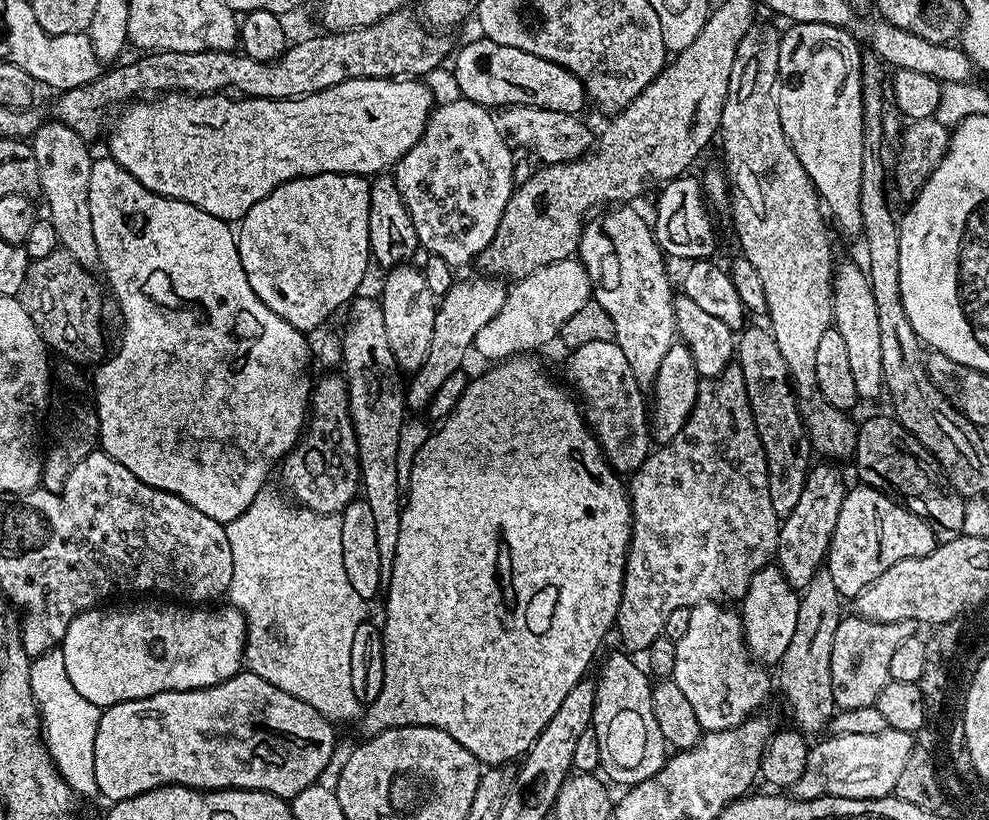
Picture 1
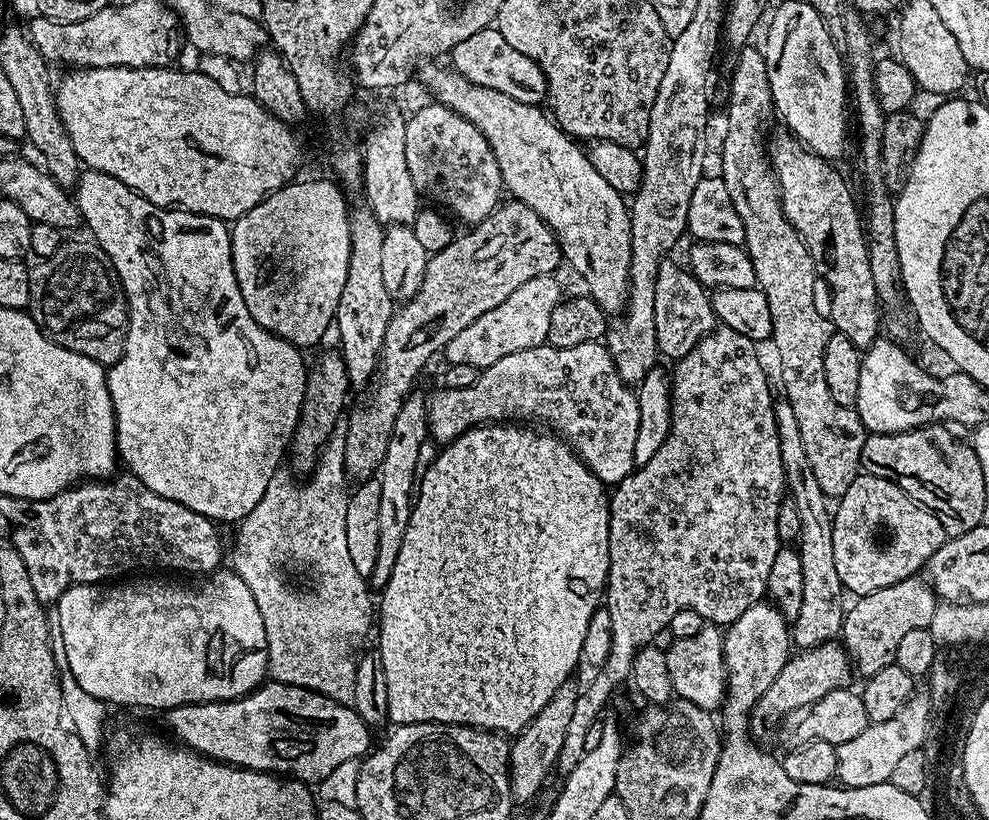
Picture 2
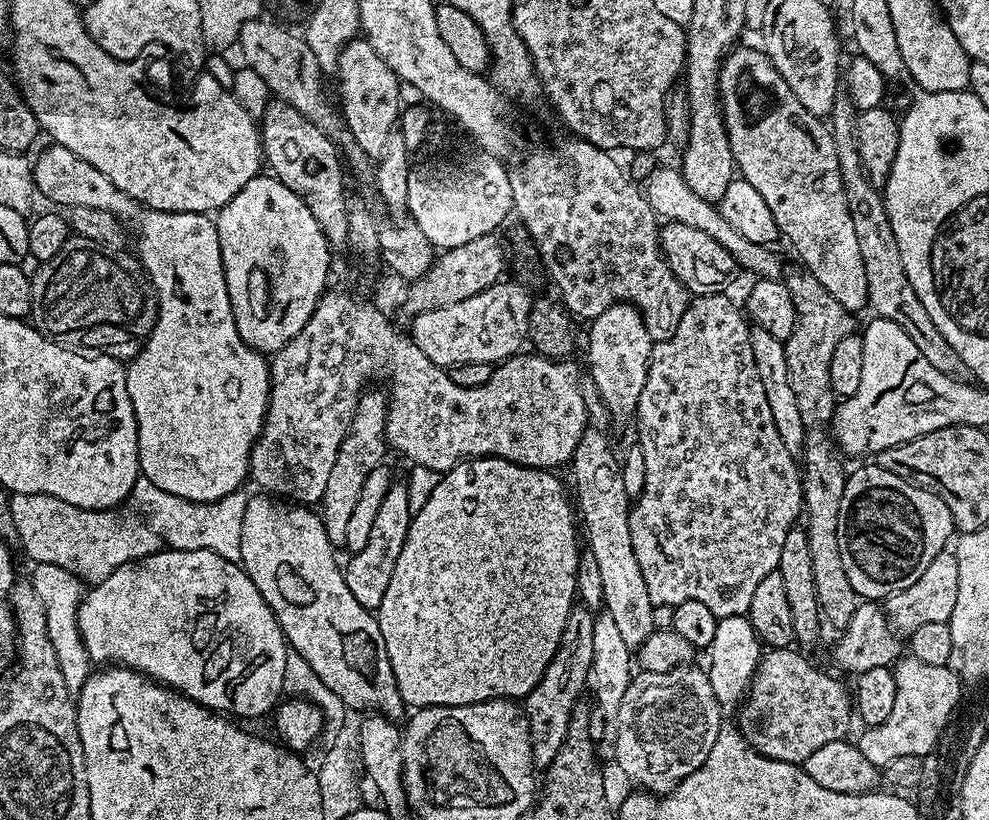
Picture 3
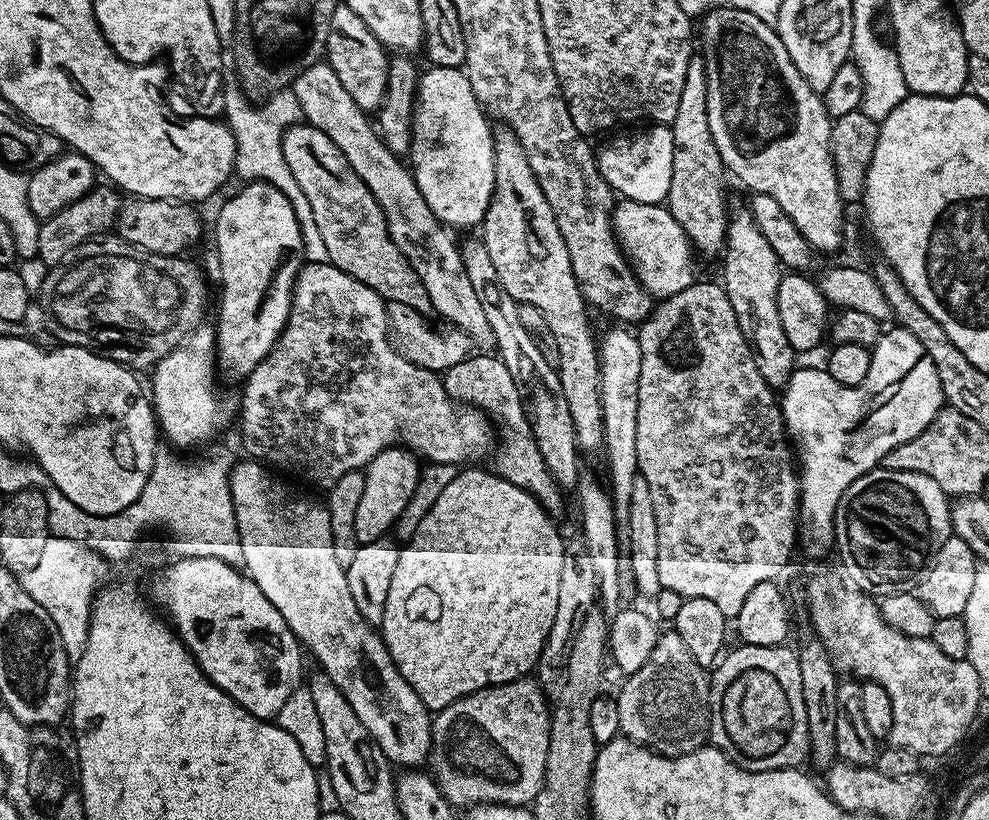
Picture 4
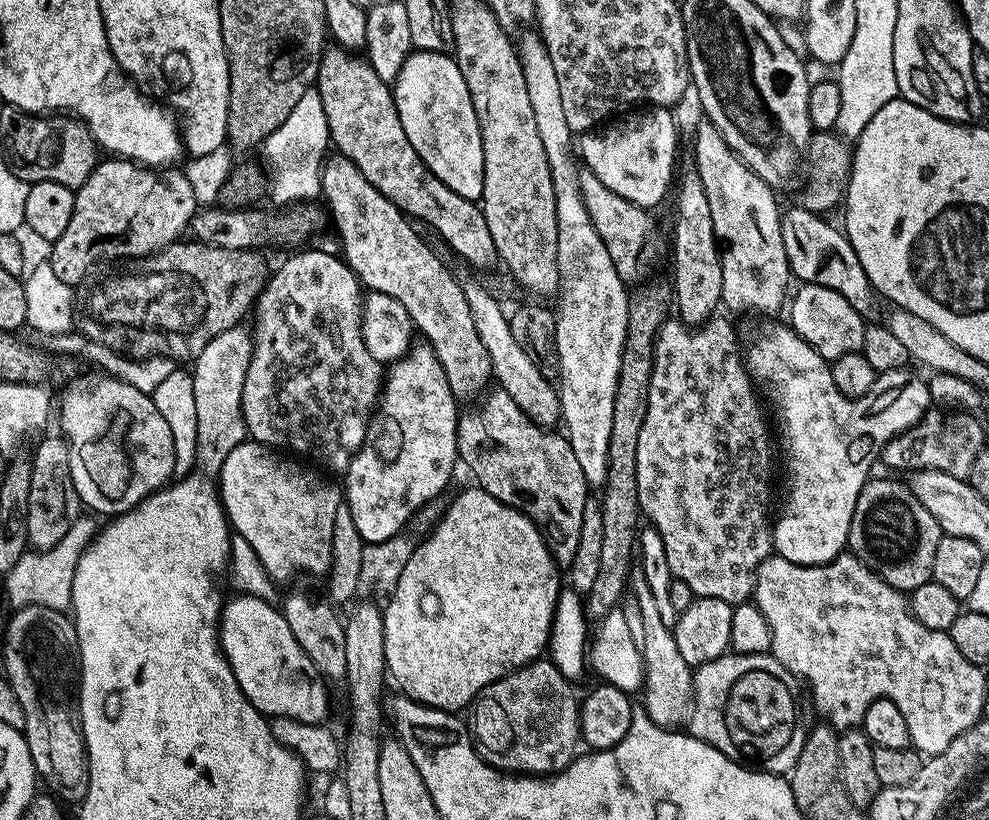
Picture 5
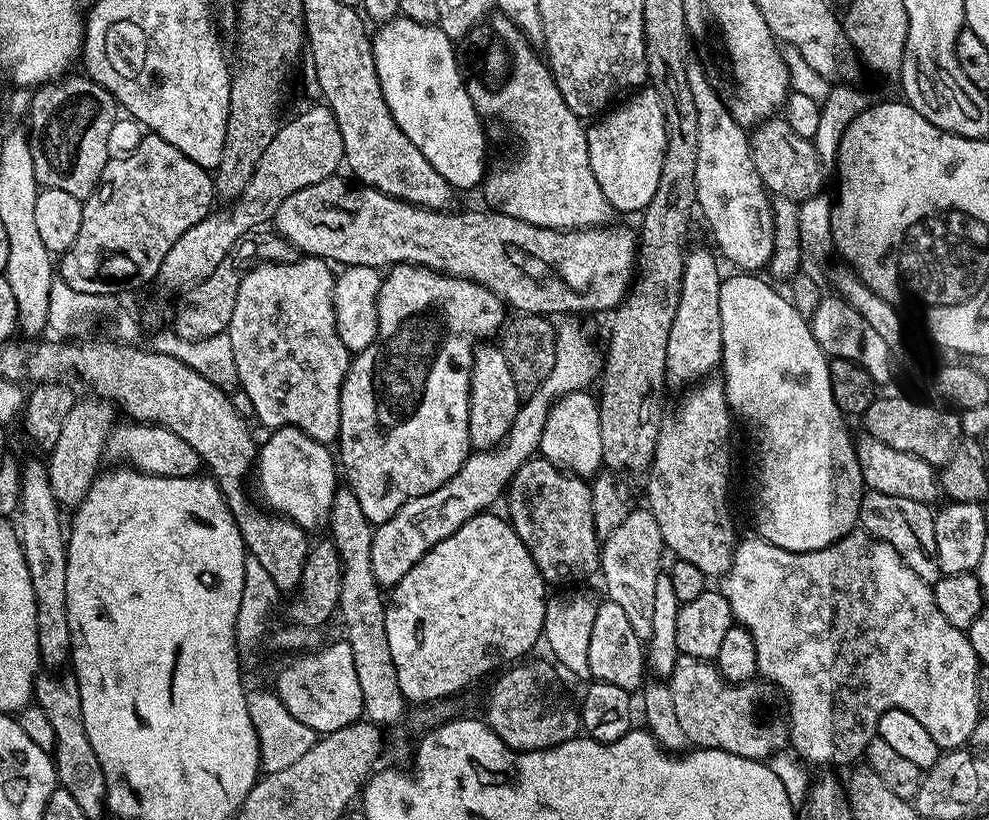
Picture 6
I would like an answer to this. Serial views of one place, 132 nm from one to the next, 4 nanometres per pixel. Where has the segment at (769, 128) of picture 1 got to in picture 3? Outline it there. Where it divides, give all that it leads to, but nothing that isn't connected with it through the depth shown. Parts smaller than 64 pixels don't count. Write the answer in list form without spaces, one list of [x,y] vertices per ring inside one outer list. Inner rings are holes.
[[[807,270],[799,271],[786,280],[794,302],[796,325],[790,338],[784,341],[784,349],[786,366],[790,366],[790,386],[794,386],[794,398],[798,398],[798,410],[802,410],[804,427],[802,512],[806,520],[808,516],[806,527],[810,542],[810,563],[814,566],[814,586],[818,590],[823,619],[827,623],[829,620],[836,630],[843,630],[850,618],[854,618],[854,610],[862,600],[857,596],[854,586],[850,586],[850,578],[846,578],[846,570],[842,567],[842,550],[838,550],[838,510],[842,510],[842,490],[848,476],[844,472],[845,461],[830,431],[838,407],[838,397],[830,386],[830,358],[838,342],[857,331],[857,317],[838,306],[838,302],[826,294],[818,278],[811,276]]]

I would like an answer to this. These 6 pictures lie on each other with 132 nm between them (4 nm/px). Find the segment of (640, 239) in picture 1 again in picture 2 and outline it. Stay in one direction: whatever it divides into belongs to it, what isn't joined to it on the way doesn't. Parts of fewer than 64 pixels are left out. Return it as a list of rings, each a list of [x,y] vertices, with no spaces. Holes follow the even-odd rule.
[[[425,62],[418,69],[418,79],[432,92],[435,103],[445,104],[482,130],[494,158],[498,158],[498,170],[502,174],[504,187],[509,193],[512,191],[511,199],[530,206],[530,210],[534,210],[534,214],[538,214],[538,218],[550,226],[560,244],[563,259],[567,263],[569,260],[573,270],[584,279],[584,284],[588,287],[585,288],[587,295],[598,302],[600,309],[606,314],[623,313],[624,306],[628,303],[632,241],[632,218],[625,197],[614,190],[614,186],[610,186],[610,182],[606,182],[598,170],[594,170],[587,151],[561,130],[543,107],[518,102],[506,94],[498,94],[498,90],[471,84],[461,72],[448,66],[439,68],[436,64],[439,63]]]

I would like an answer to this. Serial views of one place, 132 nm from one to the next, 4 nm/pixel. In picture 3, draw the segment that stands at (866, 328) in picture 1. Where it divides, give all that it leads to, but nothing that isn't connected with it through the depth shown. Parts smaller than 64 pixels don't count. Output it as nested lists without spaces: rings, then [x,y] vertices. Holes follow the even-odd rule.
[[[733,47],[732,51],[724,57],[724,65],[720,68],[720,109],[724,111],[724,125],[726,134],[730,138],[732,157],[736,163],[735,171],[746,182],[750,182],[750,186],[754,186],[754,190],[758,190],[758,194],[762,194],[762,202],[766,202],[766,206],[770,206],[770,214],[774,214],[774,222],[780,227],[781,237],[792,243],[793,250],[800,255],[800,260],[804,263],[801,265],[811,276],[818,278],[818,282],[826,290],[826,294],[830,294],[830,298],[834,298],[834,302],[838,302],[838,306],[842,306],[847,312],[859,313],[859,308],[863,309],[868,303],[866,270],[862,266],[862,254],[858,251],[858,238],[854,235],[854,222],[850,222],[850,210],[846,210],[846,194],[842,190],[842,174],[838,166],[838,150],[834,150],[832,129],[821,117],[810,114],[810,110],[806,110],[806,106],[802,106],[802,102],[798,102],[798,94],[794,94],[794,90],[790,90],[790,86],[786,86],[786,78],[782,78],[782,74],[778,74],[778,70],[767,52],[759,47],[756,47],[757,49],[740,47]]]

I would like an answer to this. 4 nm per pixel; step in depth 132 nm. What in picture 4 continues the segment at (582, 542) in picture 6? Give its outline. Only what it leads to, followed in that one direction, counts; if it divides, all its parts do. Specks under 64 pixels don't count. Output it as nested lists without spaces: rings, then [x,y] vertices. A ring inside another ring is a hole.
[[[470,354],[462,362],[454,362],[454,366],[442,373],[446,394],[457,405],[479,408],[488,413],[498,433],[498,443],[490,456],[491,471],[529,492],[548,511],[549,516],[560,518],[564,512],[565,493],[550,474],[546,458],[542,458],[542,450],[538,450],[528,412],[524,409],[524,400],[518,394],[518,386],[514,386],[514,378],[510,378],[510,370],[506,370],[506,362],[502,362],[496,354],[476,355]]]

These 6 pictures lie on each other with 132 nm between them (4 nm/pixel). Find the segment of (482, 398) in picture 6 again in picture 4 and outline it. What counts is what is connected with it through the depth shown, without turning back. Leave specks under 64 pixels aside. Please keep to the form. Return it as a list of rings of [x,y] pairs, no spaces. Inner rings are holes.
[[[299,122],[285,131],[283,152],[292,175],[310,203],[316,227],[328,249],[330,263],[344,273],[358,278],[358,282],[370,286],[370,290],[377,292],[386,302],[402,302],[419,312],[431,313],[432,303],[426,294],[426,286],[422,286],[418,274],[412,269],[402,250],[394,246],[388,233],[386,218],[382,214],[382,206],[378,206],[366,182],[362,182],[362,178],[354,174],[354,166],[350,166],[338,146],[312,124]]]

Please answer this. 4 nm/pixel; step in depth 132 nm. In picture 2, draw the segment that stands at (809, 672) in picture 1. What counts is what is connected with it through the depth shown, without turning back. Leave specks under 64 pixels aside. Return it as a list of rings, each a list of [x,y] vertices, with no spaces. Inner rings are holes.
[[[787,398],[777,399],[775,406],[778,450],[782,450],[786,492],[794,502],[798,519],[802,522],[798,541],[798,551],[802,558],[802,611],[798,613],[796,620],[791,621],[790,640],[797,649],[803,650],[819,644],[831,644],[841,635],[846,611],[846,589],[842,578],[838,578],[838,569],[834,562],[834,512],[830,507],[829,497],[824,495],[822,486],[818,486],[818,478],[814,478],[810,458],[806,458],[806,446],[802,442],[802,430],[798,430],[798,418],[794,418],[794,406],[790,406]]]

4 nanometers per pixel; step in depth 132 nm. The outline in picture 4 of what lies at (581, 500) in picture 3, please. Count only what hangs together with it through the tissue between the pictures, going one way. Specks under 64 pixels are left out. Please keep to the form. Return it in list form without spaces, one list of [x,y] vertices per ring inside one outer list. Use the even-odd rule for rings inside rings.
[[[507,126],[497,127],[492,141],[494,142],[494,194],[490,198],[490,206],[486,210],[482,225],[482,231],[484,231],[482,239],[486,251],[490,253],[490,262],[494,262],[494,267],[498,270],[498,278],[502,286],[506,286],[510,298],[514,298],[519,305],[535,306],[550,325],[550,330],[554,333],[554,342],[558,346],[556,373],[562,382],[562,394],[566,394],[566,403],[570,406],[570,418],[574,418],[576,447],[584,454],[599,453],[604,446],[604,419],[600,393],[602,352],[598,347],[598,338],[592,334],[592,326],[588,322],[589,305],[580,293],[579,282],[574,278],[570,250],[566,250],[562,230],[558,230],[558,218],[554,218],[554,210],[550,210],[550,202],[546,202],[546,194],[542,194],[542,186],[534,170],[530,170],[530,162],[526,150],[522,150],[522,142],[518,142],[518,138]]]

